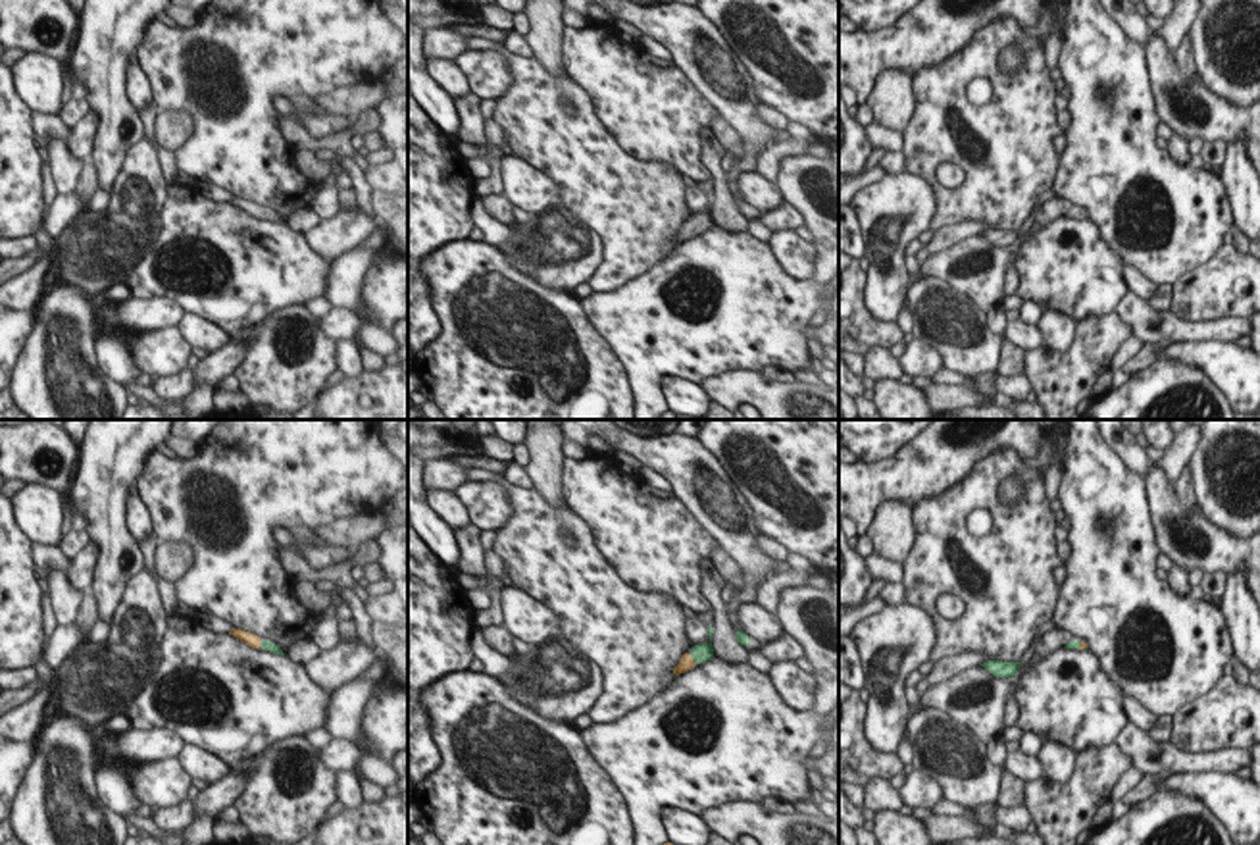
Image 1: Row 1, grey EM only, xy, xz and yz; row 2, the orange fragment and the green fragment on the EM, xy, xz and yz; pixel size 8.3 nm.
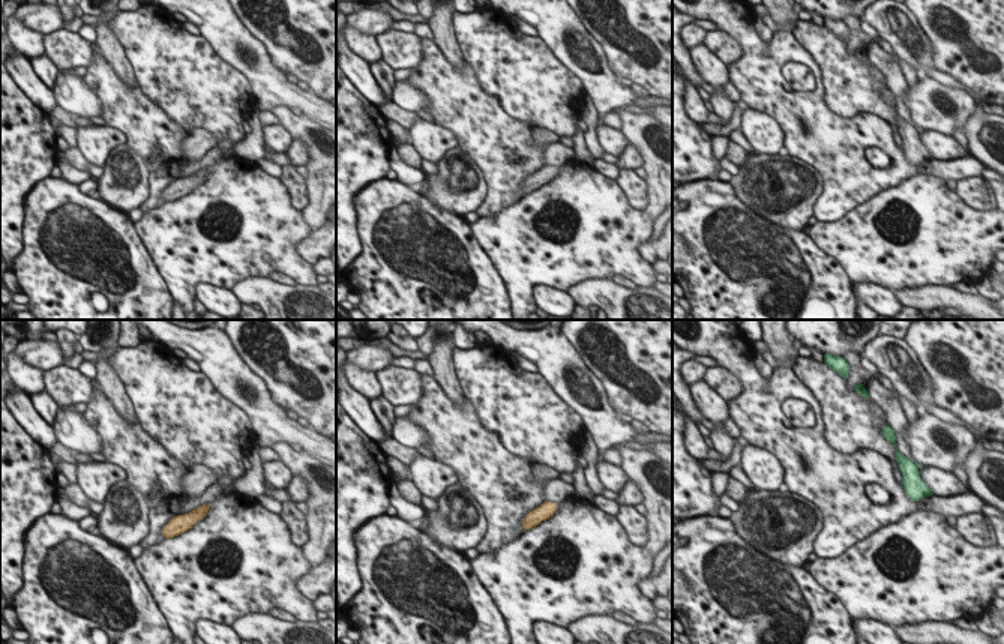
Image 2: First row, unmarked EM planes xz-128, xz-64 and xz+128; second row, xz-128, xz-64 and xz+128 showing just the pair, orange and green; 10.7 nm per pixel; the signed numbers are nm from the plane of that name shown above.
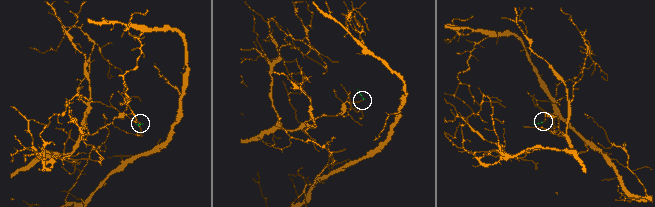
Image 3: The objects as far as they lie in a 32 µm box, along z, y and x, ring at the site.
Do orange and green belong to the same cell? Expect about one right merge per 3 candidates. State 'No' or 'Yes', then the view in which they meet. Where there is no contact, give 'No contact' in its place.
Yes. Touches orange in xz

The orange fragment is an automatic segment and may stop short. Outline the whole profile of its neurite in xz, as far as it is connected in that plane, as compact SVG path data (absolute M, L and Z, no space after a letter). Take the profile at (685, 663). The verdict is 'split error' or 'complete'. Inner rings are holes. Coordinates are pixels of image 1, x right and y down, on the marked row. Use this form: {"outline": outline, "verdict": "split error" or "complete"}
{"outline": "M708 627L710 641L702 645L694 645L689 653L681 656L679 664L673 668L675 676L685 674L693 670L696 664L706 662L714 656L712 633L714 627Z", "verdict": "split error"}

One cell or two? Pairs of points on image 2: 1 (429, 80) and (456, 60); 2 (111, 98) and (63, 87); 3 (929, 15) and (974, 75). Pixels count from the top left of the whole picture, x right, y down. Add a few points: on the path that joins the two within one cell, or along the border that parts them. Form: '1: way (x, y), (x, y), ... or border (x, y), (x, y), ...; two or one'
1: border (432, 39), (455, 68), (464, 66); two
2: border (80, 77), (98, 98), (101, 116); two
3: way (944, 30), (952, 38), (955, 50), (965, 60); one

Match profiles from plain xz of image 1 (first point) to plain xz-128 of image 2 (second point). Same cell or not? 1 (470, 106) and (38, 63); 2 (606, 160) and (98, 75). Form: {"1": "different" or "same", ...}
{"1": "same", "2": "same"}

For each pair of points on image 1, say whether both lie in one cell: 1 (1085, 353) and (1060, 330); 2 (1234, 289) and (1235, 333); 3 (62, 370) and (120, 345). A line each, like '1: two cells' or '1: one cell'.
1: two cells
2: two cells
3: two cells

